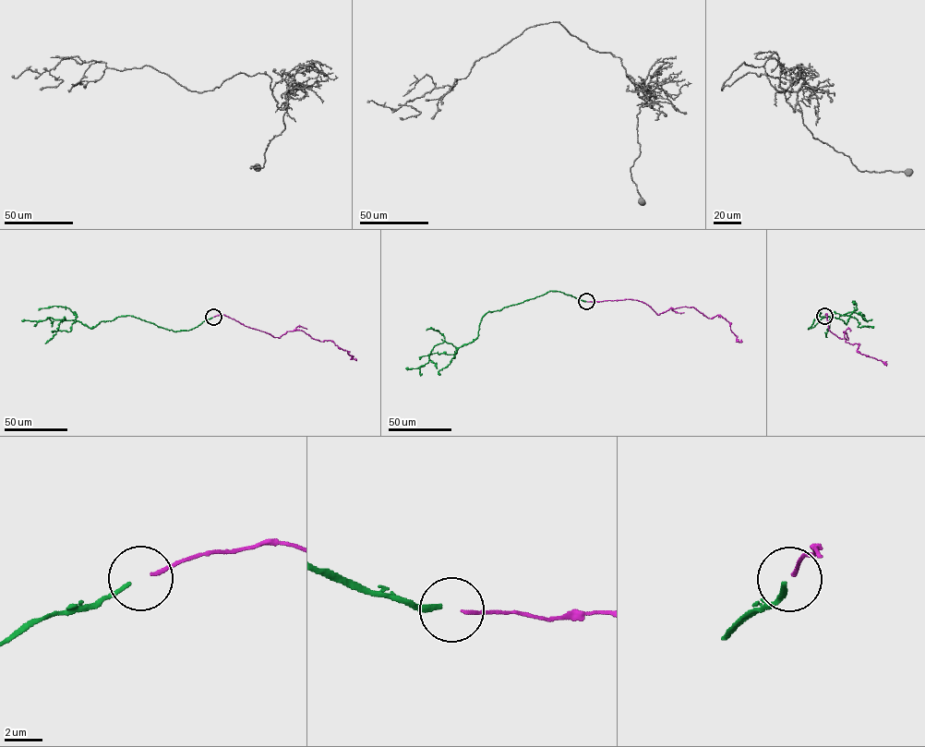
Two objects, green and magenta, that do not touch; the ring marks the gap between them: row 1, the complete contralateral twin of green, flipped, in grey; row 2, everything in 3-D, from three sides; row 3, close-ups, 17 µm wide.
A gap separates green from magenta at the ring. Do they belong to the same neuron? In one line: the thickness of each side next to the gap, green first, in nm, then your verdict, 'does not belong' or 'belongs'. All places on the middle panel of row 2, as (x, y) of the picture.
240/190 nm | does not belong

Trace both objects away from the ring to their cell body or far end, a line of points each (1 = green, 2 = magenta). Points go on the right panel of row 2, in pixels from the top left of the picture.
1: (824, 316), (808, 328), (818, 311), (820, 316), (834, 317), (846, 324), (850, 317), (843, 314), (862, 315)
2: (824, 315), (826, 314), (830, 331), (847, 340), (845, 331), (846, 342), (858, 343), (858, 352), (884, 365)

